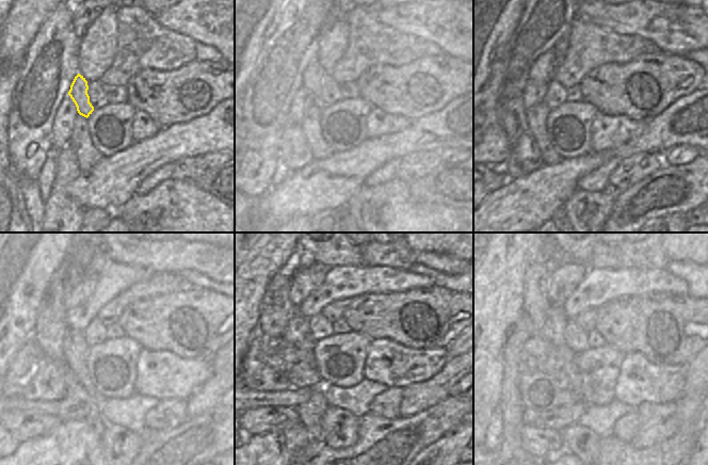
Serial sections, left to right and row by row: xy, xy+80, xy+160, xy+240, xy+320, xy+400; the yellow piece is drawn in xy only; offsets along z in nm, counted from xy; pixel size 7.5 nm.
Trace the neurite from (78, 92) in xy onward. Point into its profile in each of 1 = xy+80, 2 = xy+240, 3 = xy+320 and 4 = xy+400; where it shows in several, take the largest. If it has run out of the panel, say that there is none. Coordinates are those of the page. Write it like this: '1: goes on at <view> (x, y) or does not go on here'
1: goes on at xy+80 (314, 75)
2: goes on at xy+240 (78, 283)
3: goes on at xy+320 (315, 286)
4: goes on at xy+400 (564, 278)

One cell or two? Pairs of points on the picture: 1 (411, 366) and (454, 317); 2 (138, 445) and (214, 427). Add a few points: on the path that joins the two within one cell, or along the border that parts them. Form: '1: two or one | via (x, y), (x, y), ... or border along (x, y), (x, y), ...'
1: two | border along (400, 343), (425, 350), (445, 349)
2: one | via (157, 445), (164, 445), (195, 433)

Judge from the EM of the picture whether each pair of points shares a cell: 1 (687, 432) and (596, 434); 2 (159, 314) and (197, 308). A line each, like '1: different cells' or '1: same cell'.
1: different cells
2: same cell

